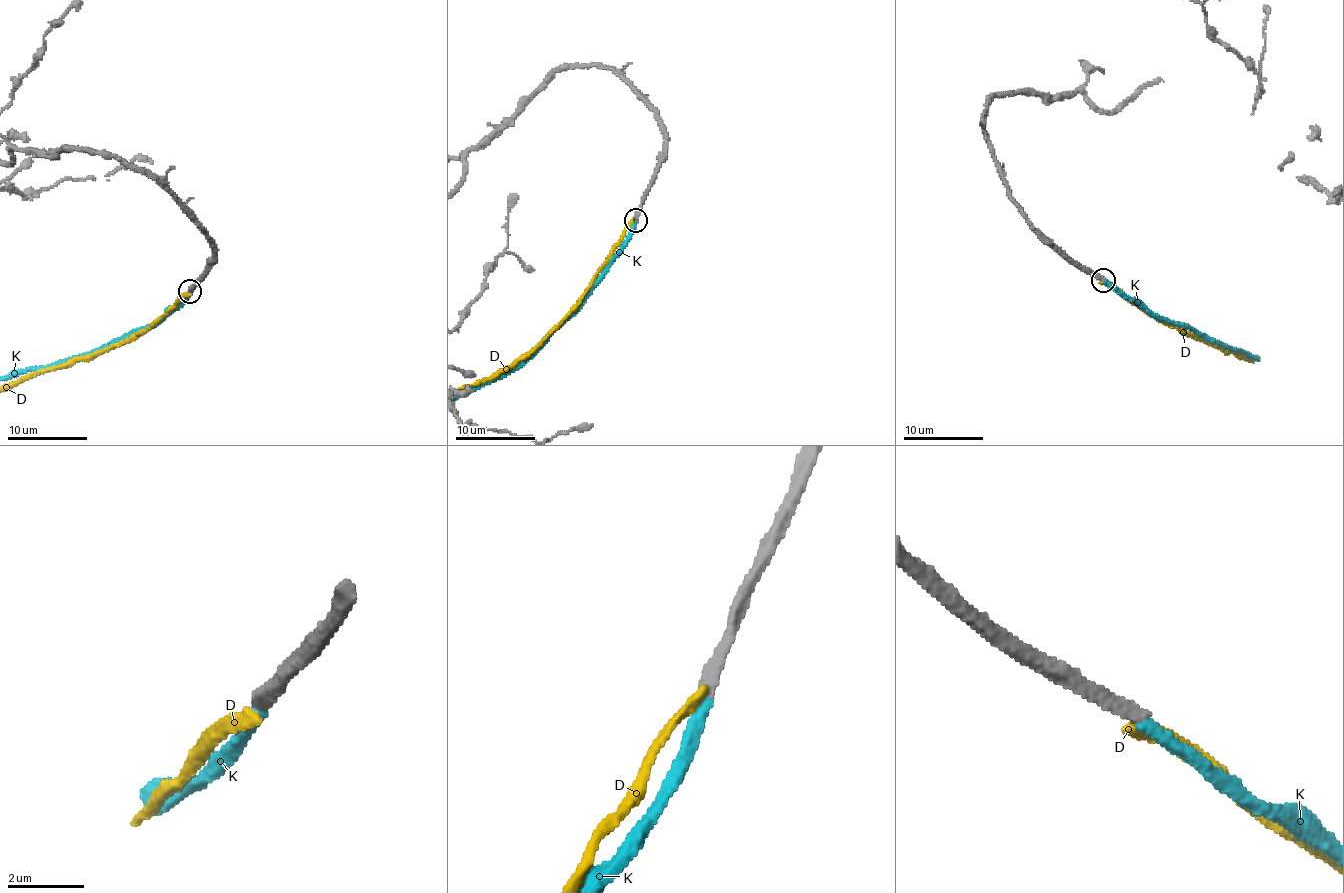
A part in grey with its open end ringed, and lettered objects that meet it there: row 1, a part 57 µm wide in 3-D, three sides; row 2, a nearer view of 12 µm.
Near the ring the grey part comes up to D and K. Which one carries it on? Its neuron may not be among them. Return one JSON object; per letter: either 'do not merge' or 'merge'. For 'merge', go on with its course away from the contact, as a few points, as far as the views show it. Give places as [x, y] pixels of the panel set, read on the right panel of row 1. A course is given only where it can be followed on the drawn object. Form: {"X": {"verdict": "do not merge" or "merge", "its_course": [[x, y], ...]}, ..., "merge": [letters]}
{"D": {"verdict": "do not merge"}, "K": {"verdict": "merge"}, "merge": ["K"]}

